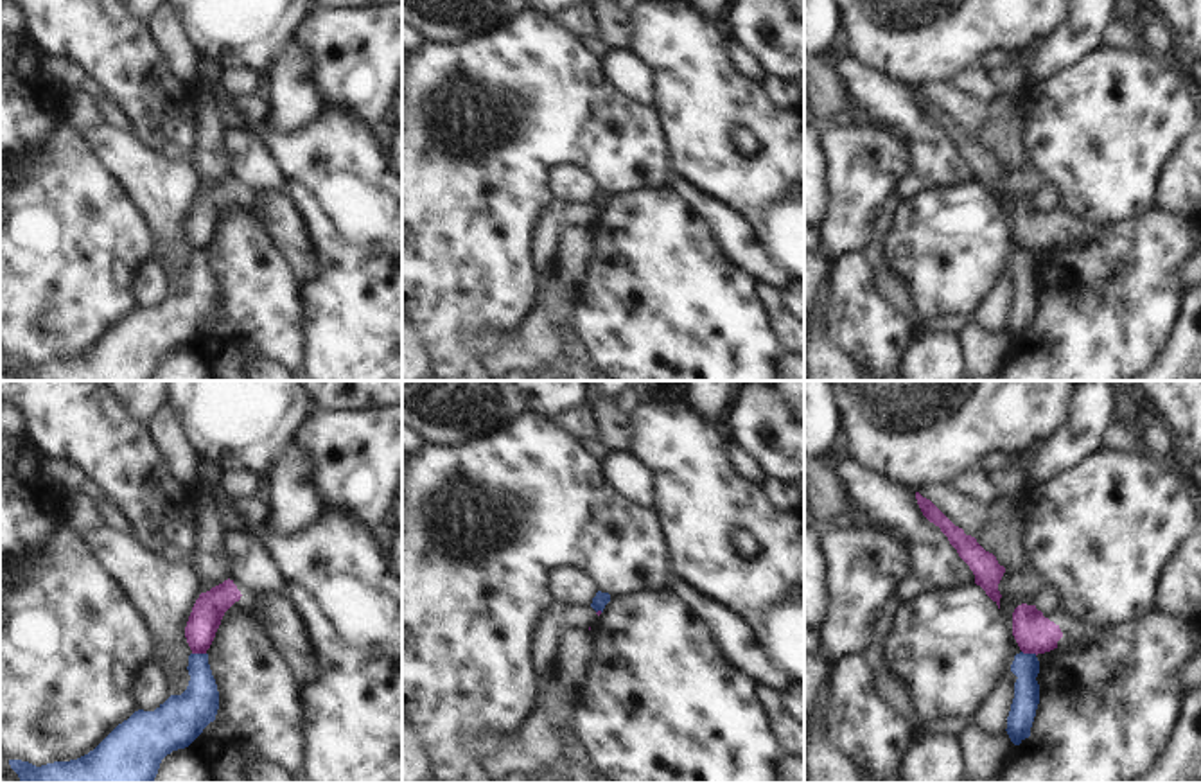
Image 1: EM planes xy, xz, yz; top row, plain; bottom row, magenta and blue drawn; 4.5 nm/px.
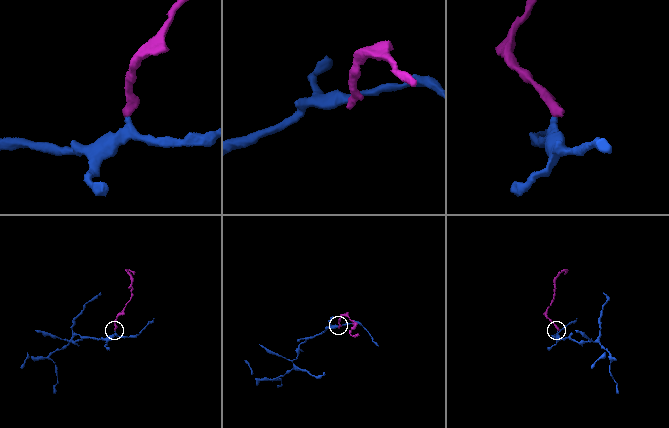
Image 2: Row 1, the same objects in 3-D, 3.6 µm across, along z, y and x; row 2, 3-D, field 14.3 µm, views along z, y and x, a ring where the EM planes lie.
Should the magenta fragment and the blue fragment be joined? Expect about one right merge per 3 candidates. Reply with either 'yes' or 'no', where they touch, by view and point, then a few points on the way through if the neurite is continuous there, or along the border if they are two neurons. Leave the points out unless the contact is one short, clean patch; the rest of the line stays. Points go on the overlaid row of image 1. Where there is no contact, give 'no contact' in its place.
no; meets magenta in yz at (1029, 652)

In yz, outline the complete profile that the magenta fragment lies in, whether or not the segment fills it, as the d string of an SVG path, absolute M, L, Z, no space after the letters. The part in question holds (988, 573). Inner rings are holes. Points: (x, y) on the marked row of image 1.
M916 492L916 499L923 515L941 528L959 557L969 566L975 575L975 584L980 585L1000 609L1002 594L998 584L1005 567L1000 566L996 557L986 551L975 537L966 535L962 528L955 526L930 499L923 497L919 492Z

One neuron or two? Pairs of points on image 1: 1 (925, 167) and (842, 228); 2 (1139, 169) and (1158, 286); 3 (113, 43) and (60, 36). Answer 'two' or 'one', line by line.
1: two
2: two
3: one

